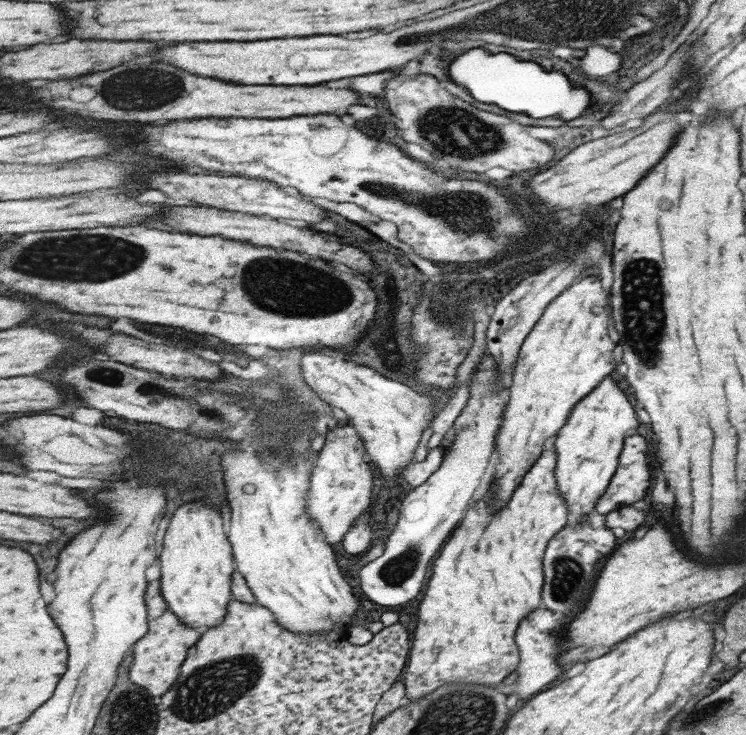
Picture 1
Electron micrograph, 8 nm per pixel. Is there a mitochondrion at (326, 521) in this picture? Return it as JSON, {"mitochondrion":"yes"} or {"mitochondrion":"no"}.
{"mitochondrion":"no"}

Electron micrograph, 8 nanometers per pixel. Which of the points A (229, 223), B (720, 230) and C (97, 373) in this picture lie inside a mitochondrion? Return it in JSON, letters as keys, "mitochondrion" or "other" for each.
{"A":"other","B":"other","C":"mitochondrion"}

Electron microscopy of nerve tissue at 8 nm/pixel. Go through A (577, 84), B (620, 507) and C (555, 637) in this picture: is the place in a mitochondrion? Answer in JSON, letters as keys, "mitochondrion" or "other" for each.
{"A":"other","B":"other","C":"mitochondrion"}

